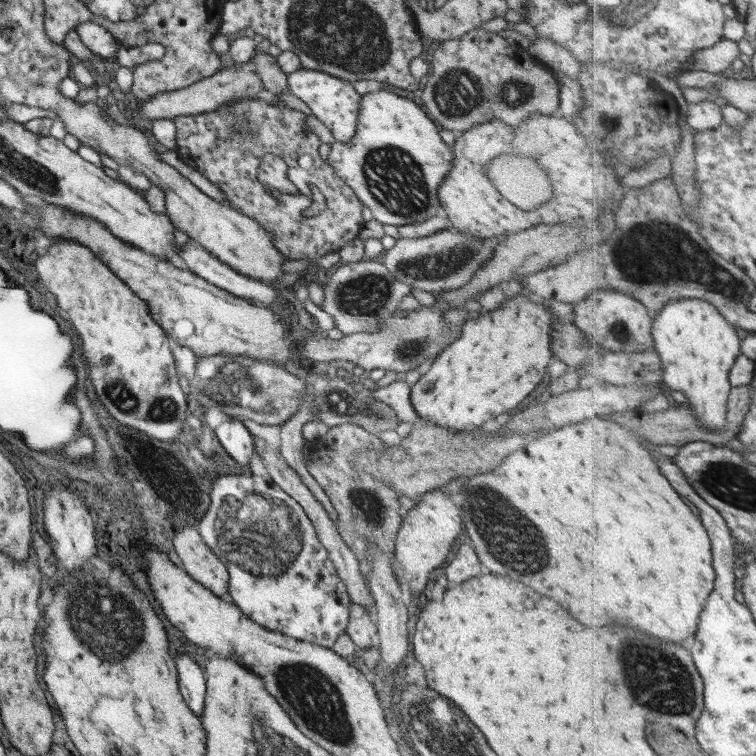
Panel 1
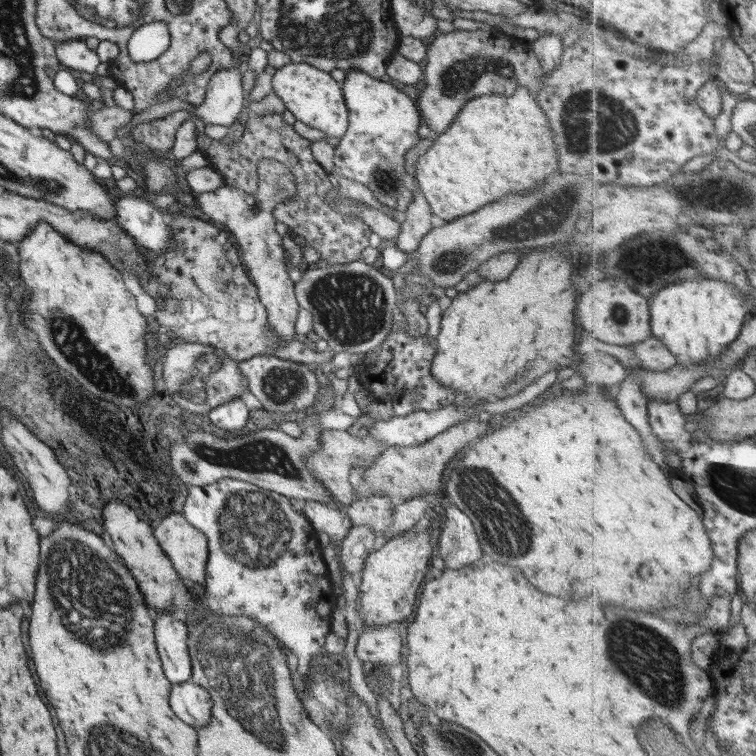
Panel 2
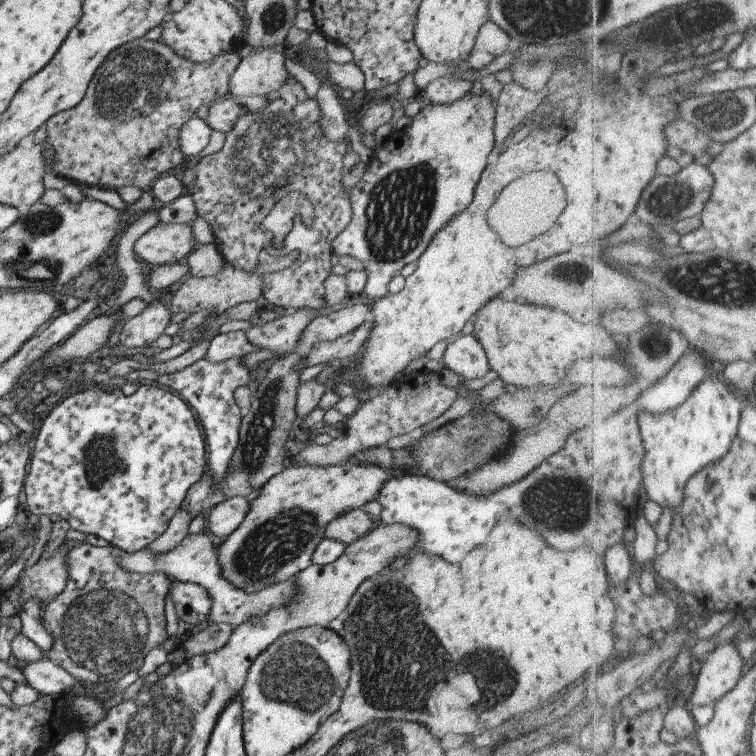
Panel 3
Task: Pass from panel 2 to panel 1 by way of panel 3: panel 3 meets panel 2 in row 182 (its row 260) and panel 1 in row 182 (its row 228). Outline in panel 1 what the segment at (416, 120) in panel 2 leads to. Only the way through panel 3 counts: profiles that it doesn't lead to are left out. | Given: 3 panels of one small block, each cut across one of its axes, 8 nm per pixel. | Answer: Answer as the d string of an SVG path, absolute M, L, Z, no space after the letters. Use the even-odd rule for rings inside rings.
M385 88L362 95L360 104L354 136L348 142L335 141L330 144L327 163L359 200L370 208L373 219L381 222L386 229L424 222L438 214L441 202L437 190L452 170L454 155L442 141L436 122L424 113L422 106Z

